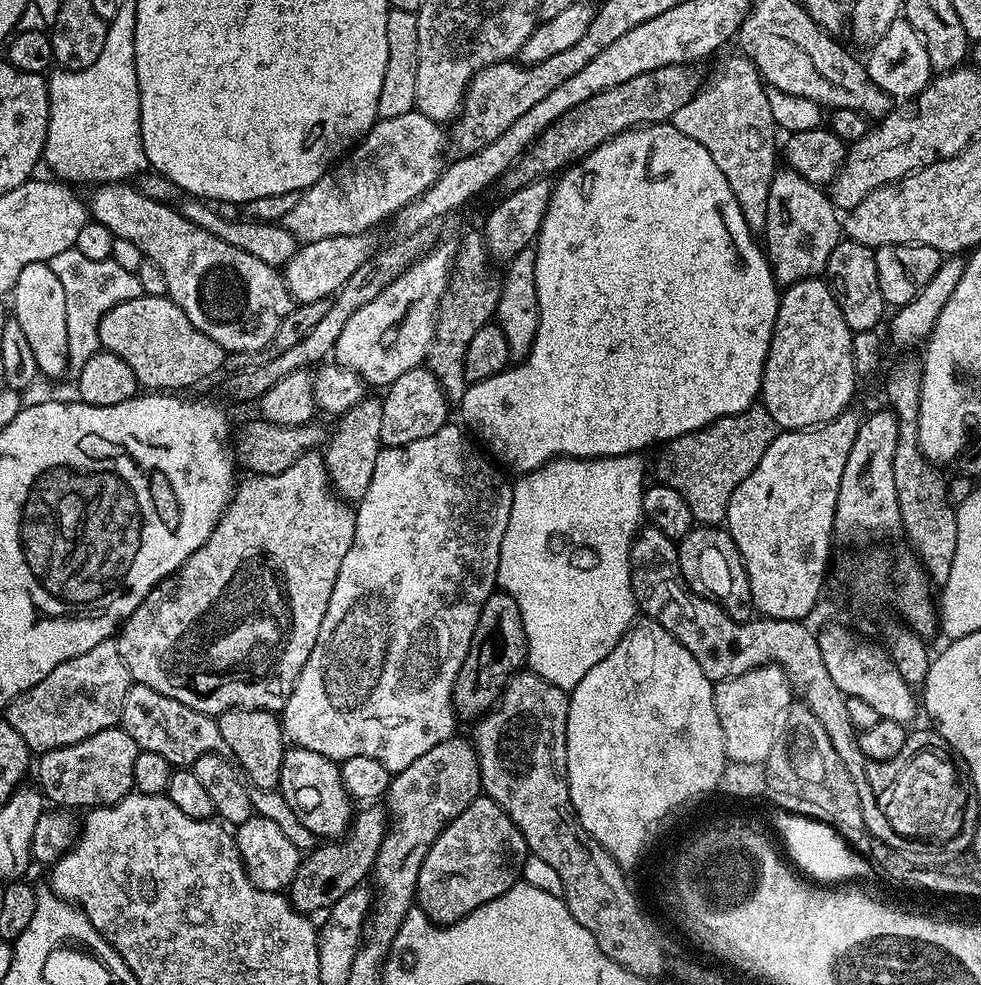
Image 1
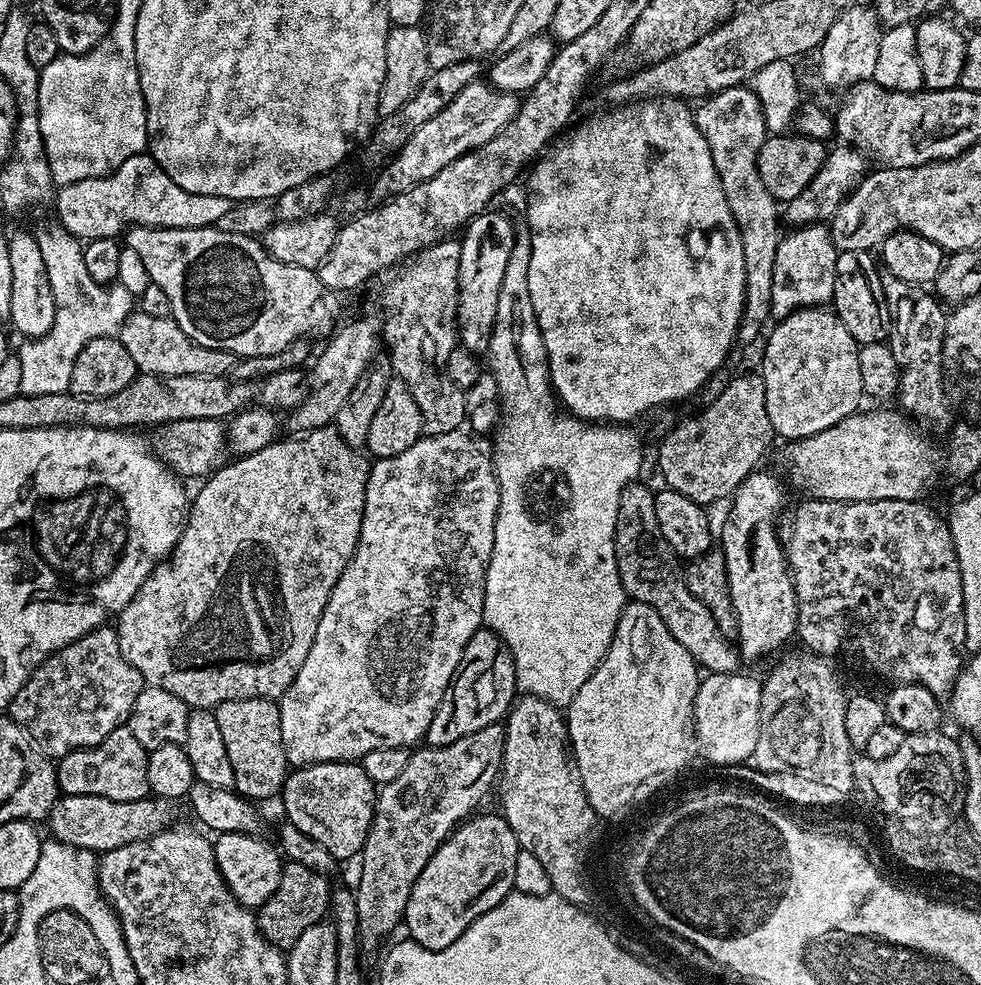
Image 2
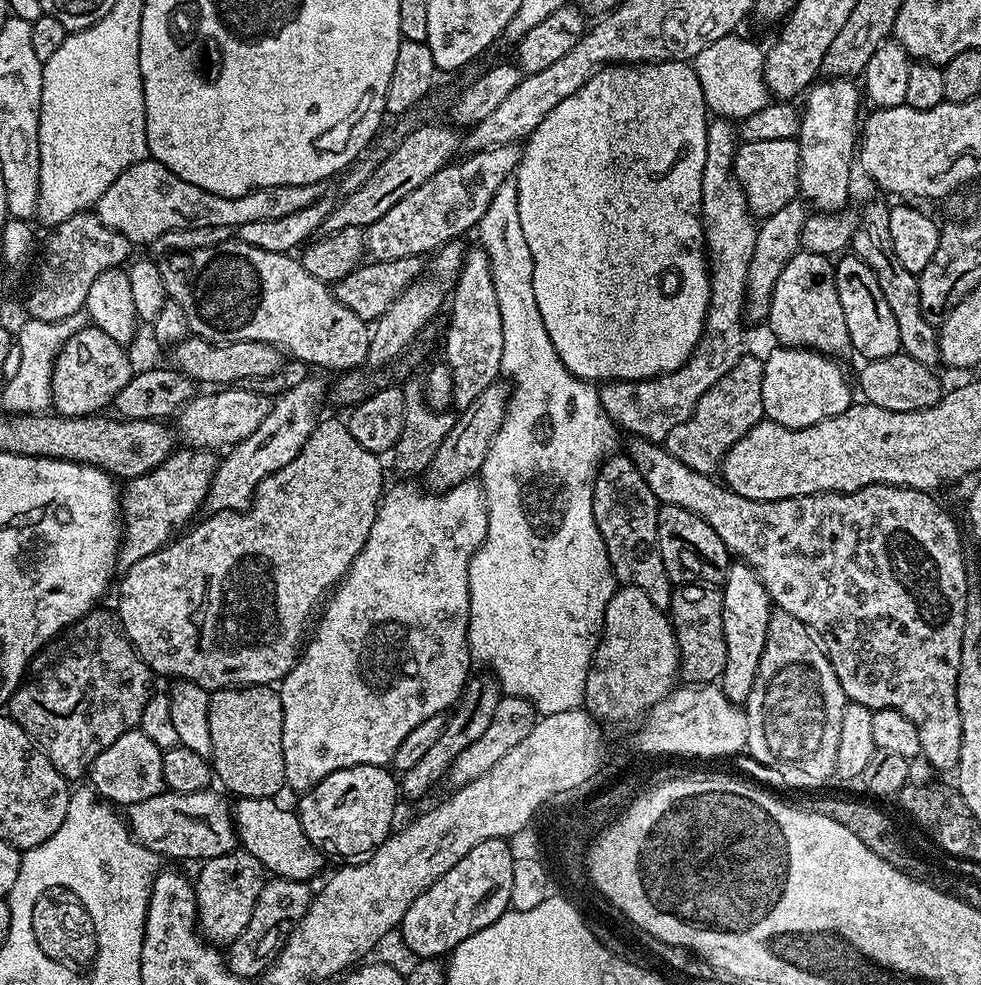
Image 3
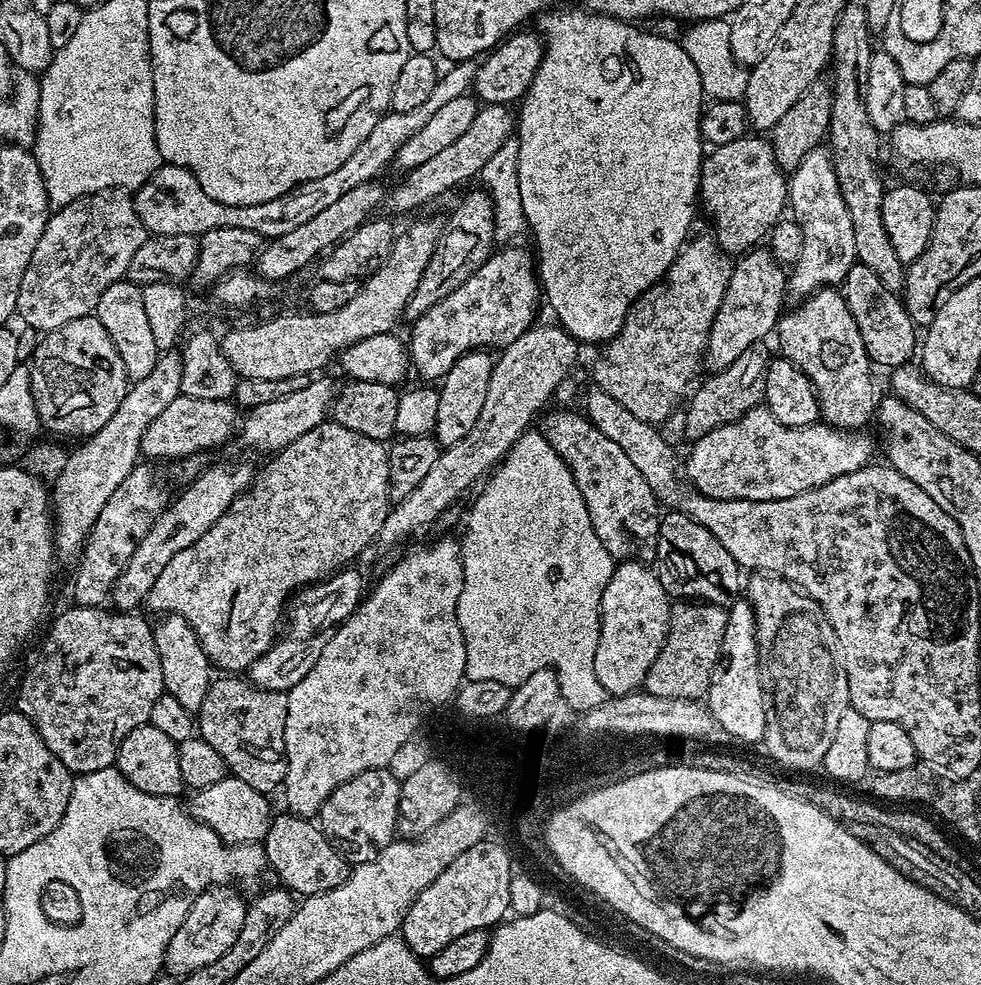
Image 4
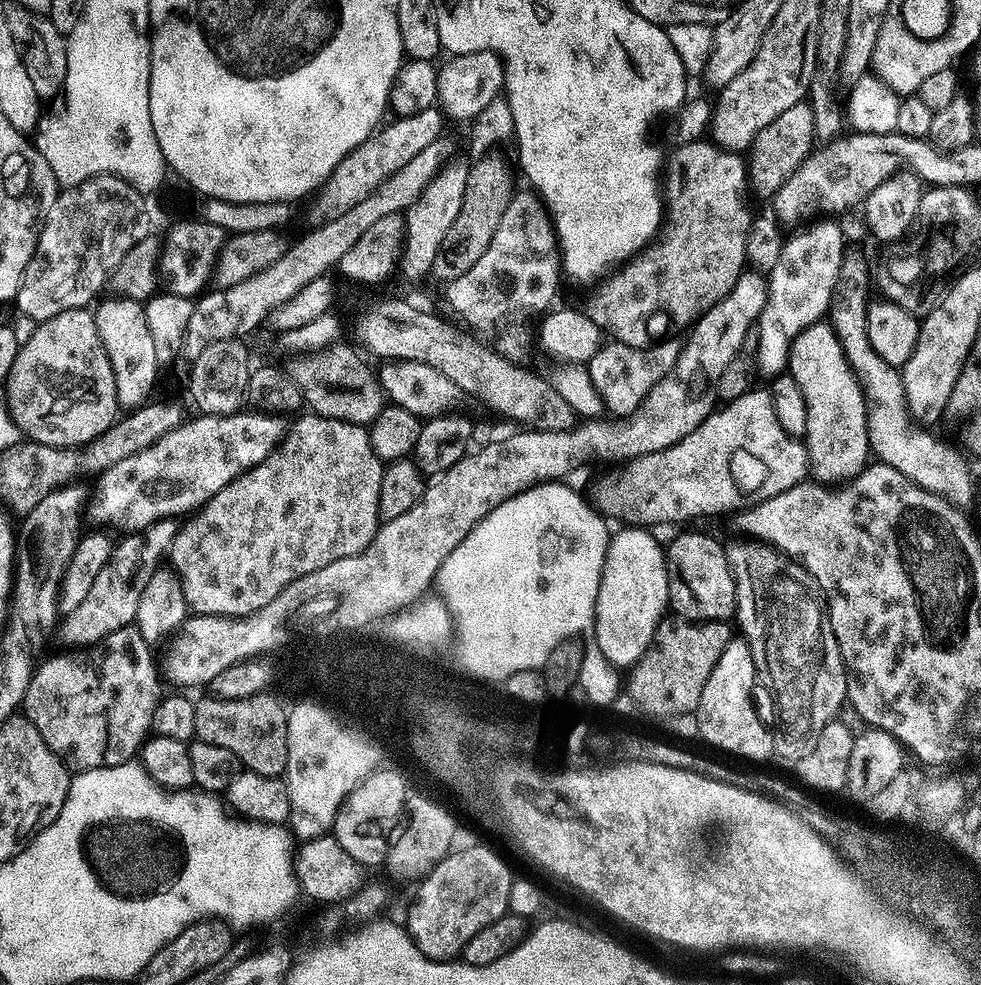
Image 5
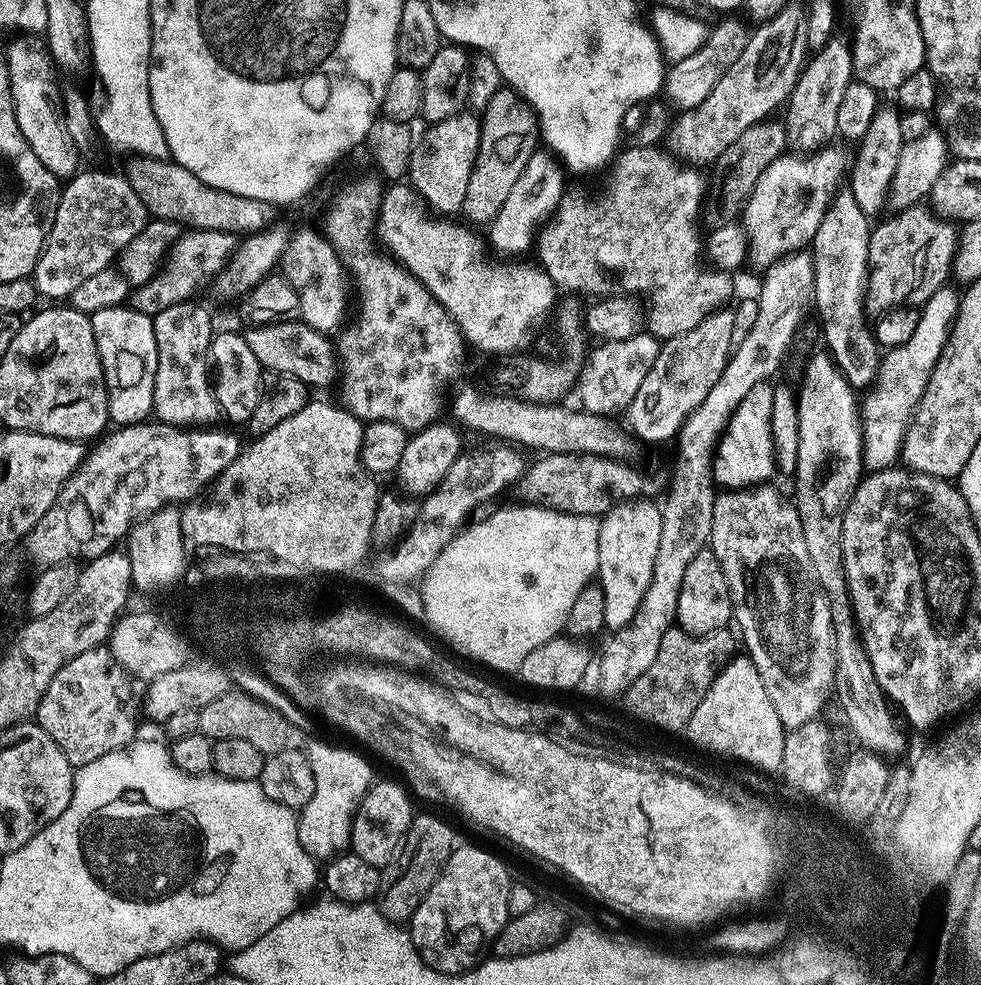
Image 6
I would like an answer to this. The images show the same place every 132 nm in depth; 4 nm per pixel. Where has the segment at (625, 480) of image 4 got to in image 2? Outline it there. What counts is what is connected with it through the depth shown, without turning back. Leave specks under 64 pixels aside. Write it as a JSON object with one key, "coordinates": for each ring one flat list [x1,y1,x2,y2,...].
{"coordinates":[[641,482,628,484,620,492,618,526,616,527,616,561,618,578,624,587,625,597,637,604,650,606,666,622,666,630,690,650,697,665,705,673,726,674,741,671,742,657,737,645,724,637,718,622,686,586,682,561,662,538,662,526,658,526,658,513,654,511,656,492]]}

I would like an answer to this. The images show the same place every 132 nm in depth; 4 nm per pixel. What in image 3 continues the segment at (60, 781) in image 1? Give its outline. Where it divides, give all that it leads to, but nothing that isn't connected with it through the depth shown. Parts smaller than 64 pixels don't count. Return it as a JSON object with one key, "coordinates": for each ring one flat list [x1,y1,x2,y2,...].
{"coordinates":[[139,730,127,732,122,734,122,738,114,738,114,742,110,742,110,746,106,746,106,750,102,750,102,754,98,754,98,758,94,758,86,776,87,779,92,779,89,781,91,787,95,788,97,796,113,805,127,806,146,802,146,798,154,798,154,794,165,791,162,778,162,749,154,746,154,742,150,742,150,738,146,738,146,734,142,734]]}

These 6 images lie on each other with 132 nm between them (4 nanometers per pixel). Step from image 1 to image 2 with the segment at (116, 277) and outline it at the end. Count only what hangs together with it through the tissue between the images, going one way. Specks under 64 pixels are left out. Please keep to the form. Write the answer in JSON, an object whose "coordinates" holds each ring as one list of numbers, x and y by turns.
{"coordinates":[[52,222,49,228,35,229,38,250,42,250,42,262,46,262,46,278,50,278,50,290,54,294,54,324,44,336,28,338,18,348,22,362,21,393,62,394,70,386,70,374,74,374,74,362,82,354,86,342,94,338,116,336,124,319,134,311,134,297,118,282,109,285,94,282,86,270,81,241]]}

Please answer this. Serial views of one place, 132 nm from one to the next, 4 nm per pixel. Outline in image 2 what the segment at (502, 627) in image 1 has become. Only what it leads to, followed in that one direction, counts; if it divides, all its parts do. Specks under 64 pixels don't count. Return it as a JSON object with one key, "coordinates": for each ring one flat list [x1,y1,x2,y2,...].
{"coordinates":[[482,626,474,638,470,638,450,686,438,710,434,710,426,737,427,747,450,746,450,742,458,742,458,738,466,738,466,734,474,734,474,730,501,723,517,696,514,658,502,637,494,634,487,626]]}

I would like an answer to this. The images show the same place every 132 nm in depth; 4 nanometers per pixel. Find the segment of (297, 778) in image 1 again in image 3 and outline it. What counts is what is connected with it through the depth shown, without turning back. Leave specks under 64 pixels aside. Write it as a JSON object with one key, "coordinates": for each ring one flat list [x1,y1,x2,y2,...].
{"coordinates":[[363,764,334,770,334,774,326,774,322,782,299,797,300,825,302,830,306,830,306,838,310,838,325,857,364,858,375,852,393,831,396,796,398,780,387,767]]}

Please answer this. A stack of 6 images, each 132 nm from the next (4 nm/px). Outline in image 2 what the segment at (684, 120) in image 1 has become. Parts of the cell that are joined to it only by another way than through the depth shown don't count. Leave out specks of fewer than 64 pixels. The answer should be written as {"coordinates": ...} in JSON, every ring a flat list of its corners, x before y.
{"coordinates":[[748,86,723,88,716,95,707,97,695,109,694,119,698,130,702,130,702,138,706,138,706,146,710,146,710,158,714,158,714,170,722,186,722,194,726,196,726,206,730,206,730,214,740,231,744,251,746,294,744,295,744,317,740,320,740,329,736,331,736,339,741,345,748,344,759,334,760,327,764,323,765,325,769,323,772,316,770,289,774,286,774,254,778,250,778,242,782,235,781,209,776,199,763,185,762,176,758,174,756,155,758,150,762,150,762,142,769,135,769,131,764,124,762,106,755,92]]}

